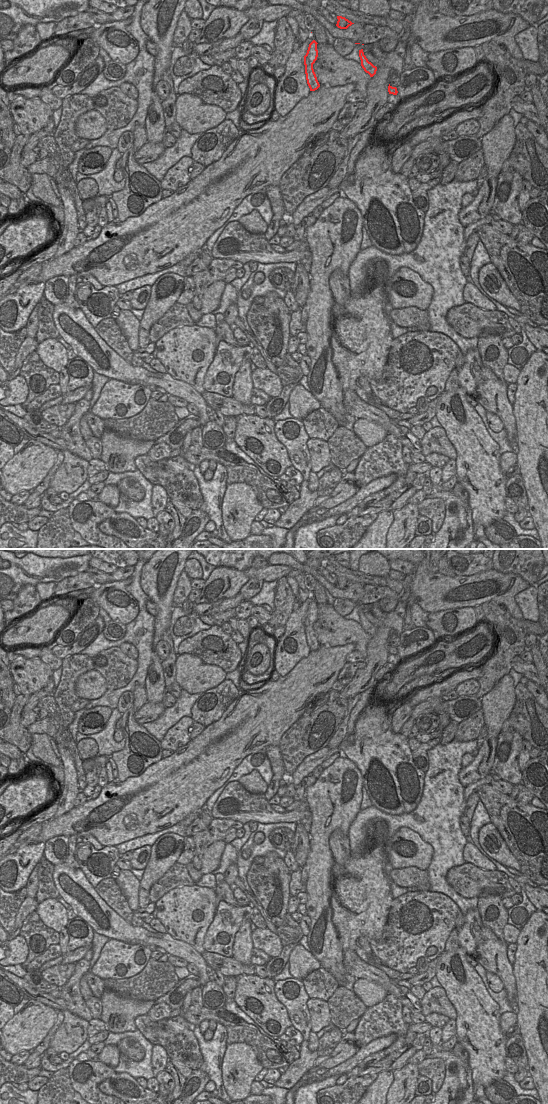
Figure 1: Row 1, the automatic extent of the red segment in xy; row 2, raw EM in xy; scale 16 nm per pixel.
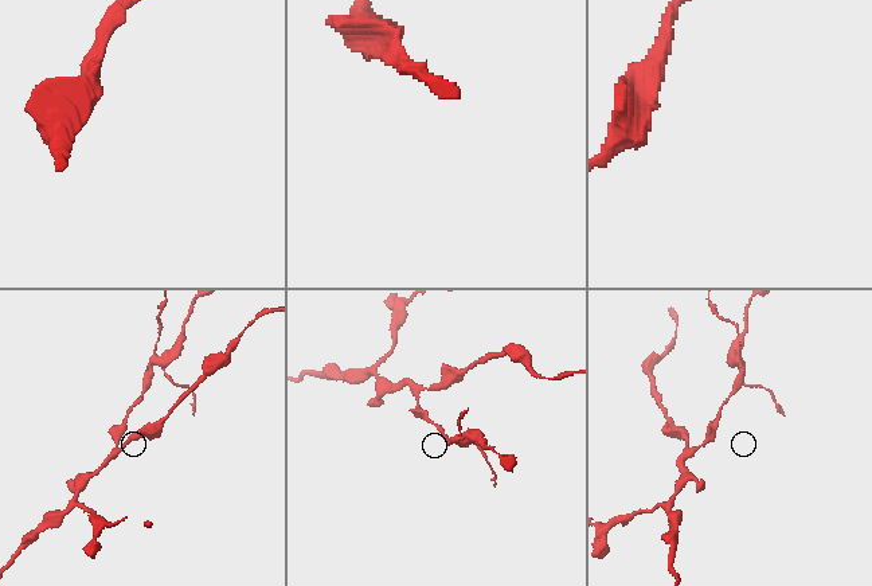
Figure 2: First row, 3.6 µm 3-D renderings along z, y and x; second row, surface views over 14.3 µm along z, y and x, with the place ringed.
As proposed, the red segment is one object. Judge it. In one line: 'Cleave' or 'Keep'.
Cleave

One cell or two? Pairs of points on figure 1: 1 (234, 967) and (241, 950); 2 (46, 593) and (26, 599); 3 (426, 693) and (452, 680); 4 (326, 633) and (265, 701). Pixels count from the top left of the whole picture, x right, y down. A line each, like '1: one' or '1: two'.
1: two
2: two
3: one
4: two

